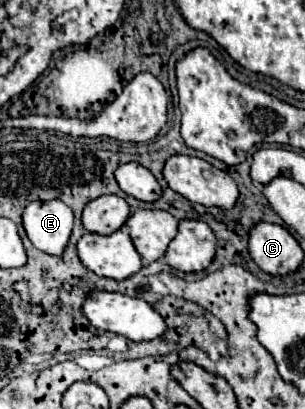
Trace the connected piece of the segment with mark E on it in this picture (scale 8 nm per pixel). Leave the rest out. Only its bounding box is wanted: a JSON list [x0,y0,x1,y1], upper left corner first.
[24,200,72,256]

